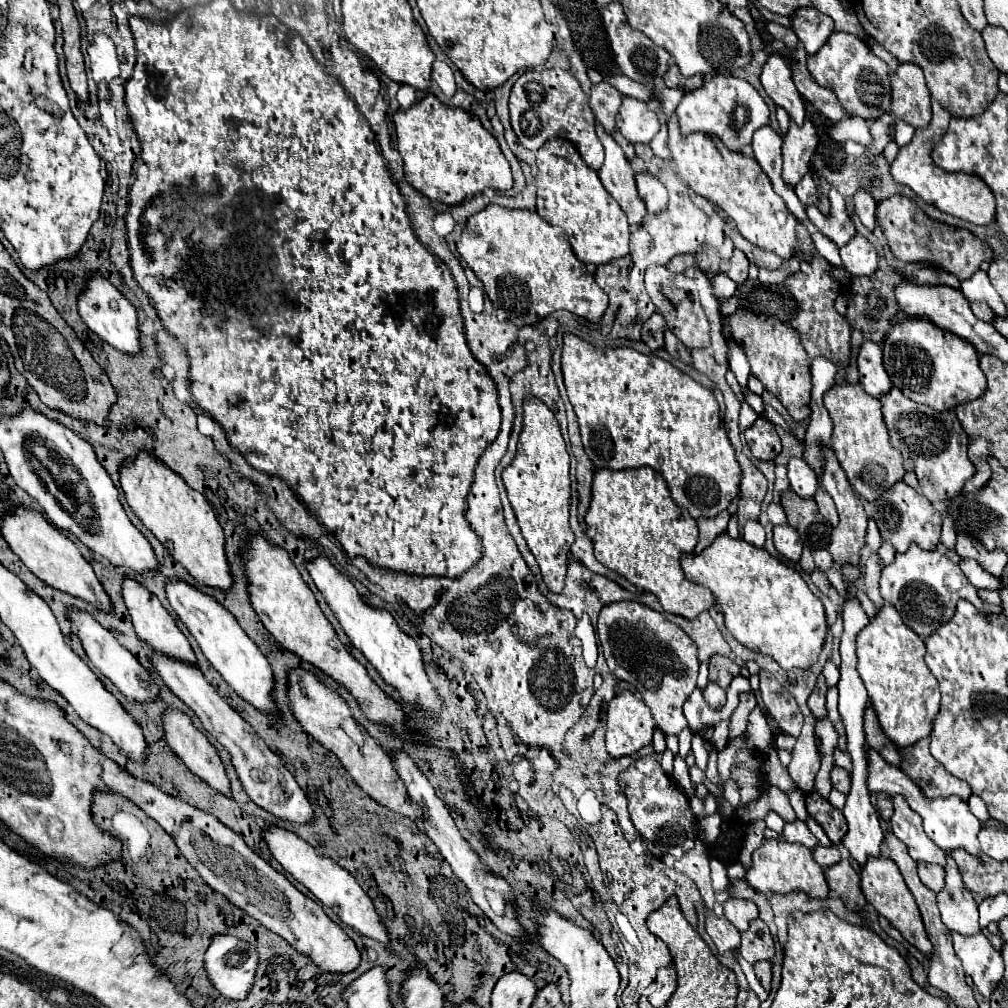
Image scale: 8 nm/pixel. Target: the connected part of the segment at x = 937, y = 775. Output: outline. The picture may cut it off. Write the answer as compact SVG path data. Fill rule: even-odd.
M919 739L917 743L899 749L901 771L905 771L929 799L957 795L963 801L971 797L971 789L965 781L953 777L941 767L929 753L929 739Z

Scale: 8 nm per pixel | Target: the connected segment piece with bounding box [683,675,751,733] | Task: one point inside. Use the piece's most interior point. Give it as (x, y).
(699, 715)

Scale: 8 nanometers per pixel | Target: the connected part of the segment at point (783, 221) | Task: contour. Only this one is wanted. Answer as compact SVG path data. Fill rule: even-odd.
M667 119L669 125L669 149L671 157L677 163L677 175L701 197L717 203L733 221L739 233L759 245L761 249L777 253L783 261L789 261L797 255L797 219L789 209L785 209L785 201L777 197L773 185L769 185L769 177L765 177L763 169L755 159L745 157L741 153L729 151L717 137L693 133L681 137L677 119Z

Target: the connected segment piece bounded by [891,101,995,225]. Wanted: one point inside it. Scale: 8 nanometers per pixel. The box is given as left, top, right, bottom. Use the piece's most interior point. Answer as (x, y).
(964, 195)

